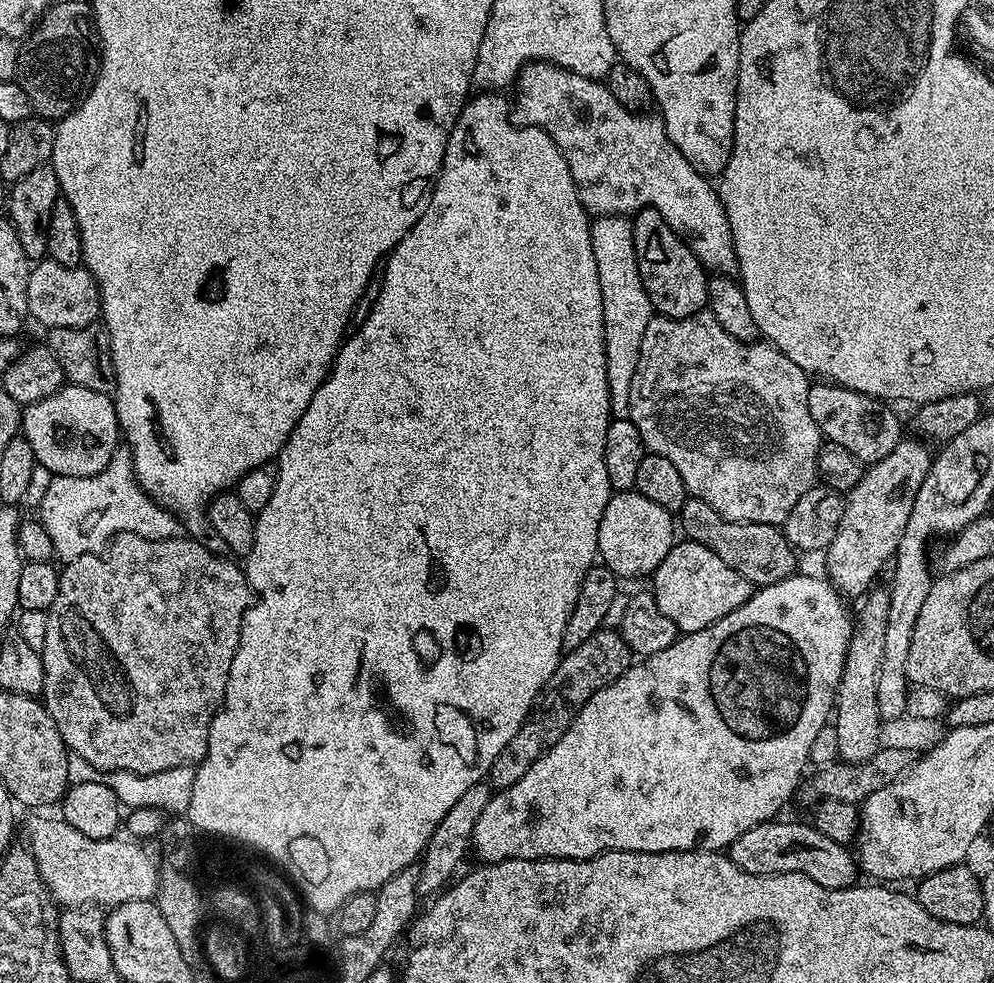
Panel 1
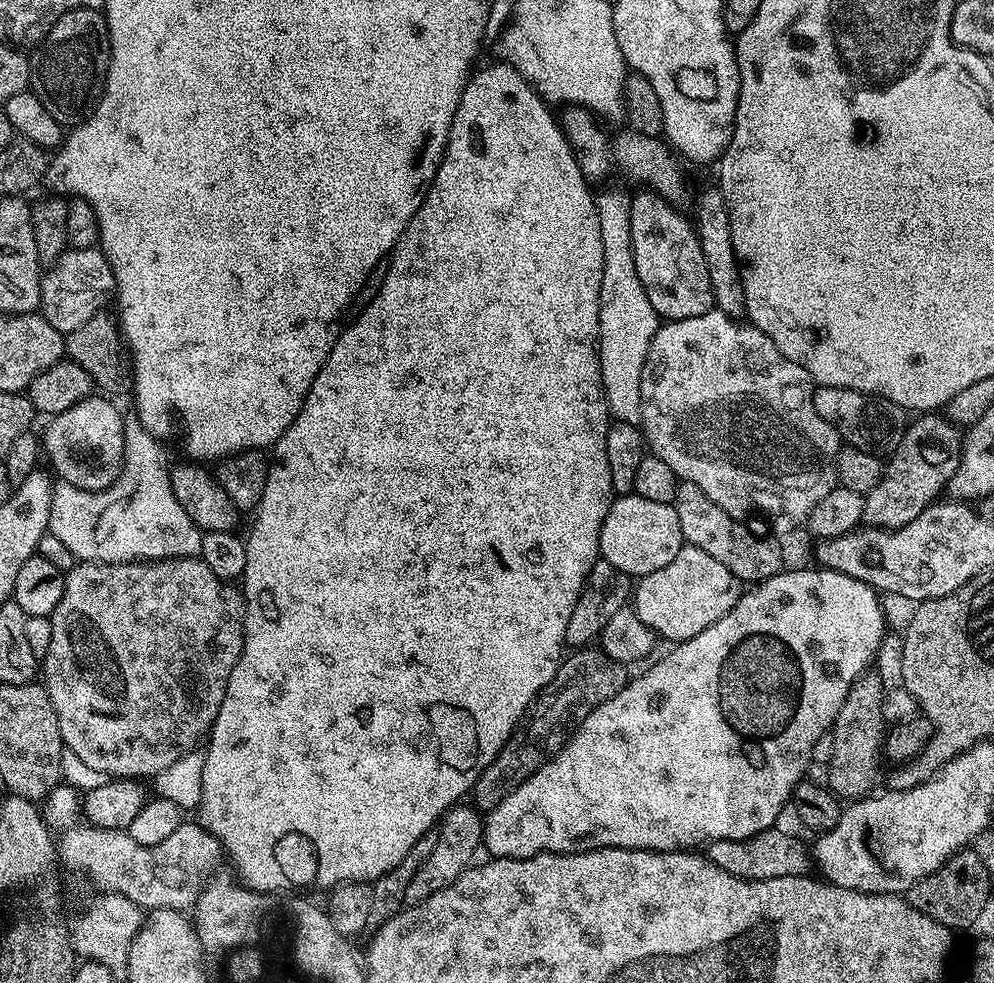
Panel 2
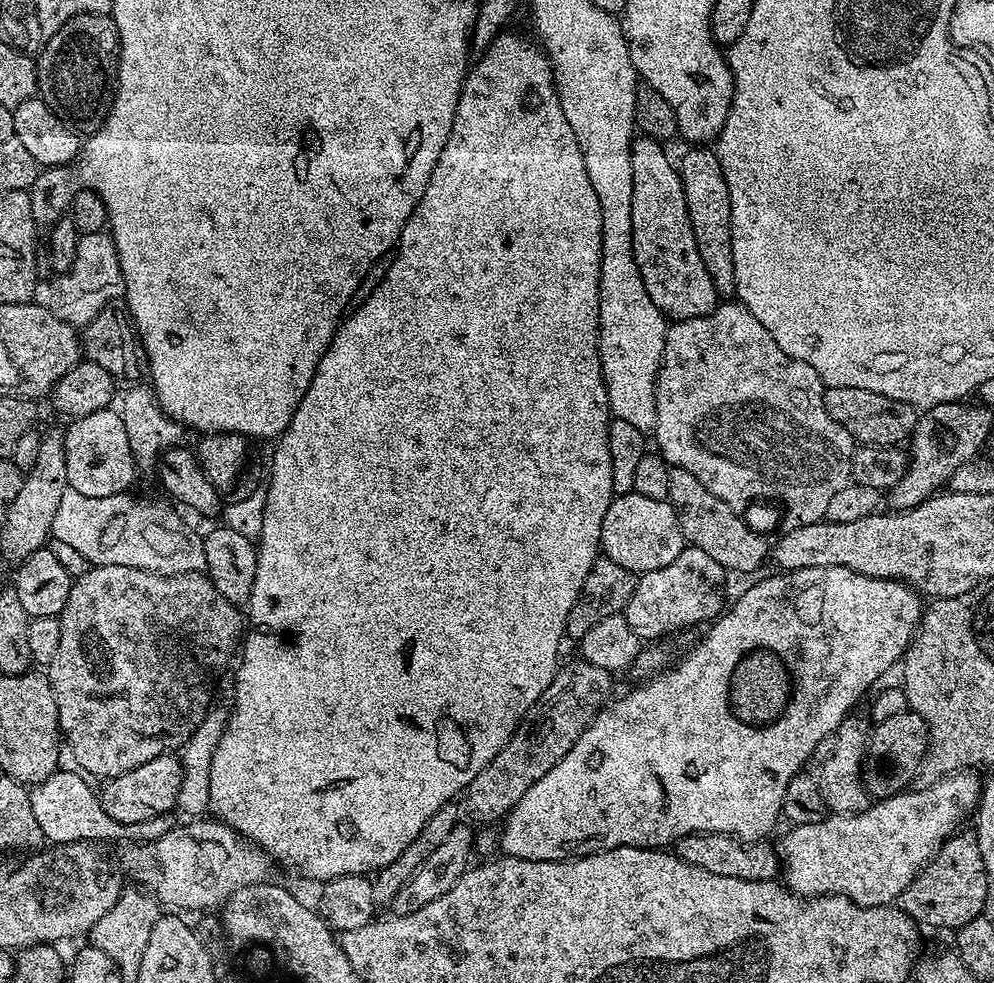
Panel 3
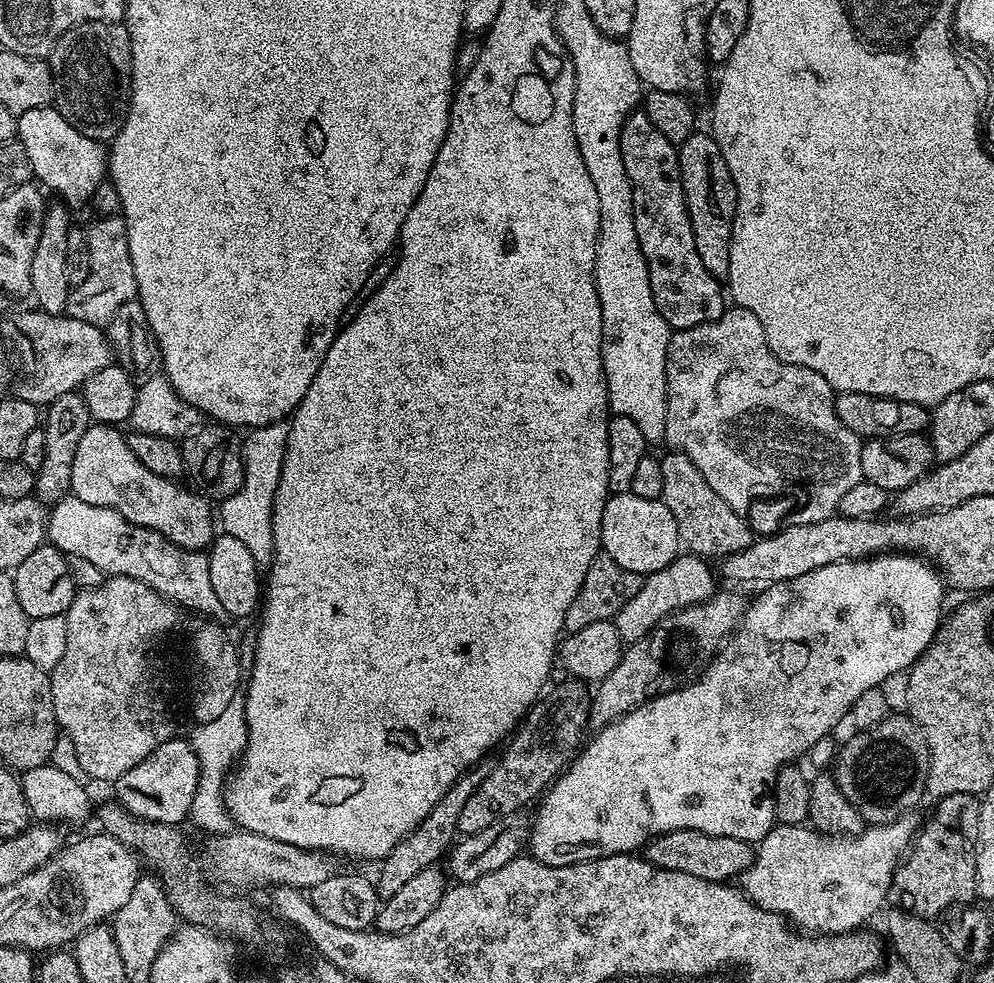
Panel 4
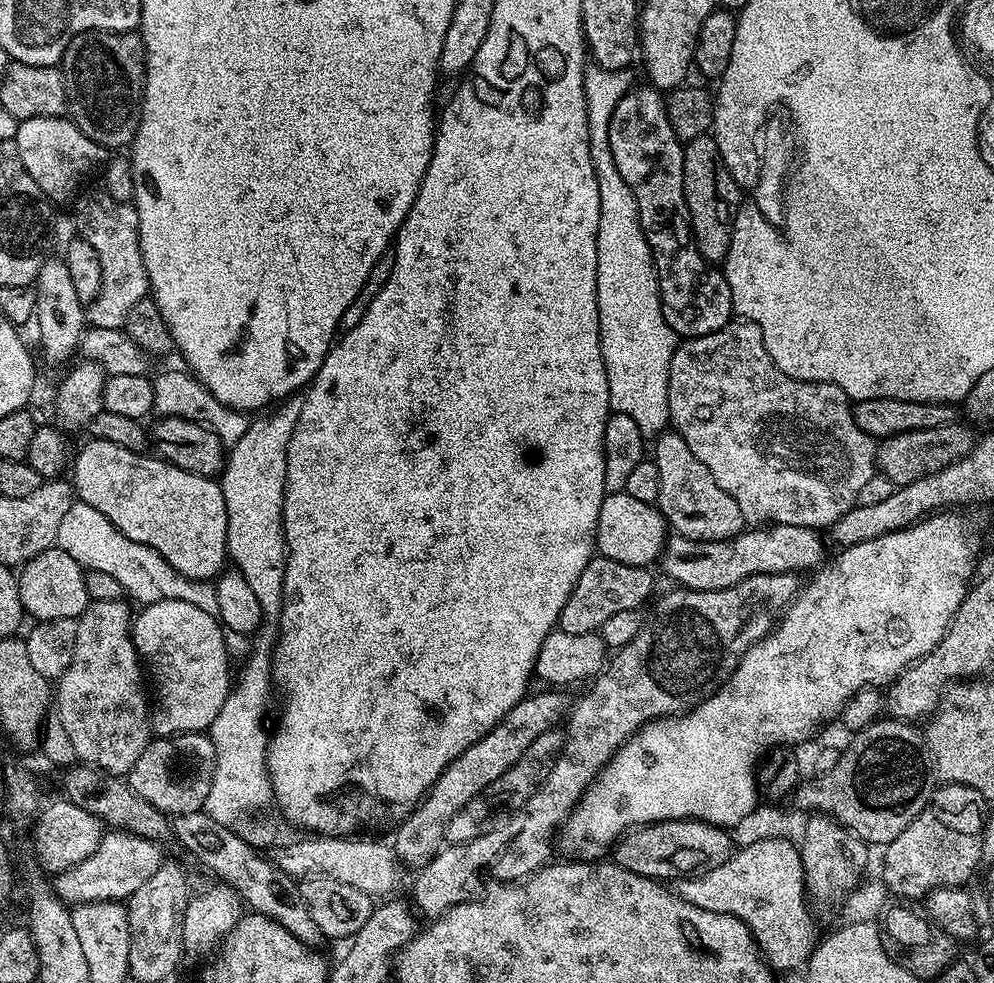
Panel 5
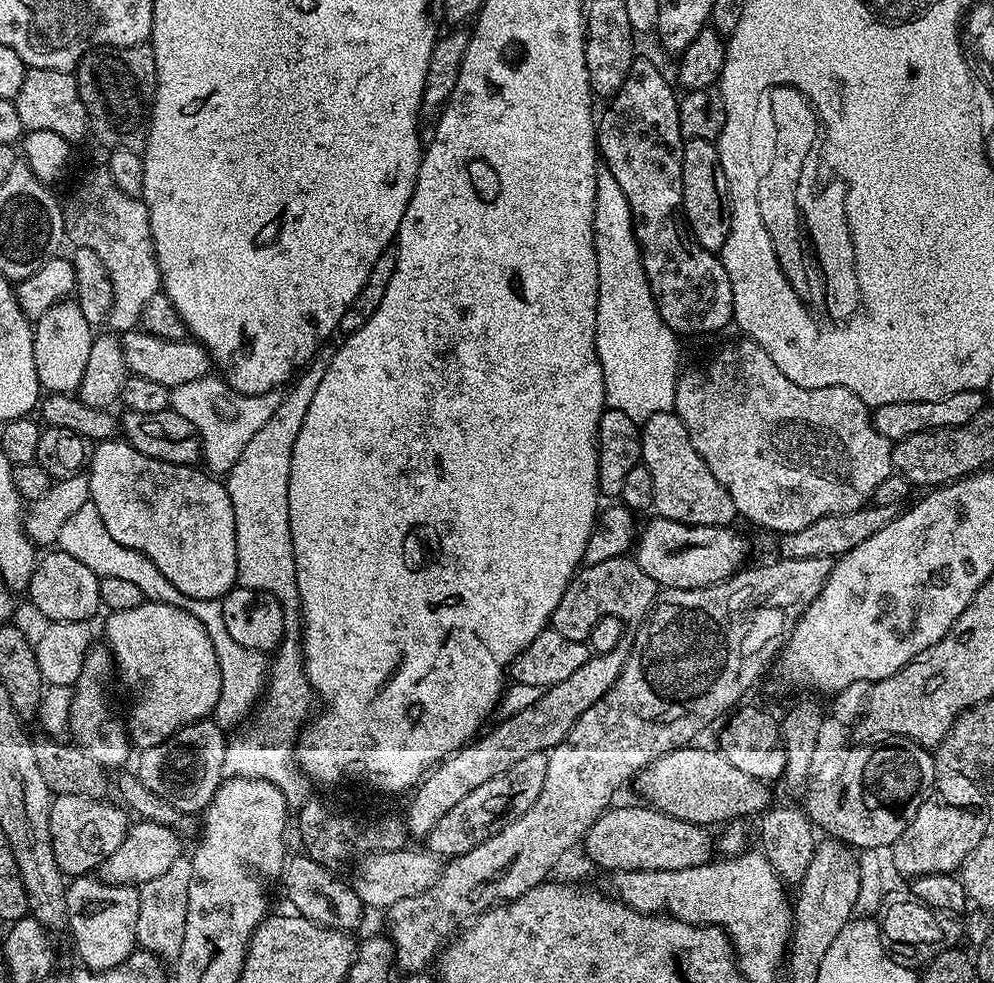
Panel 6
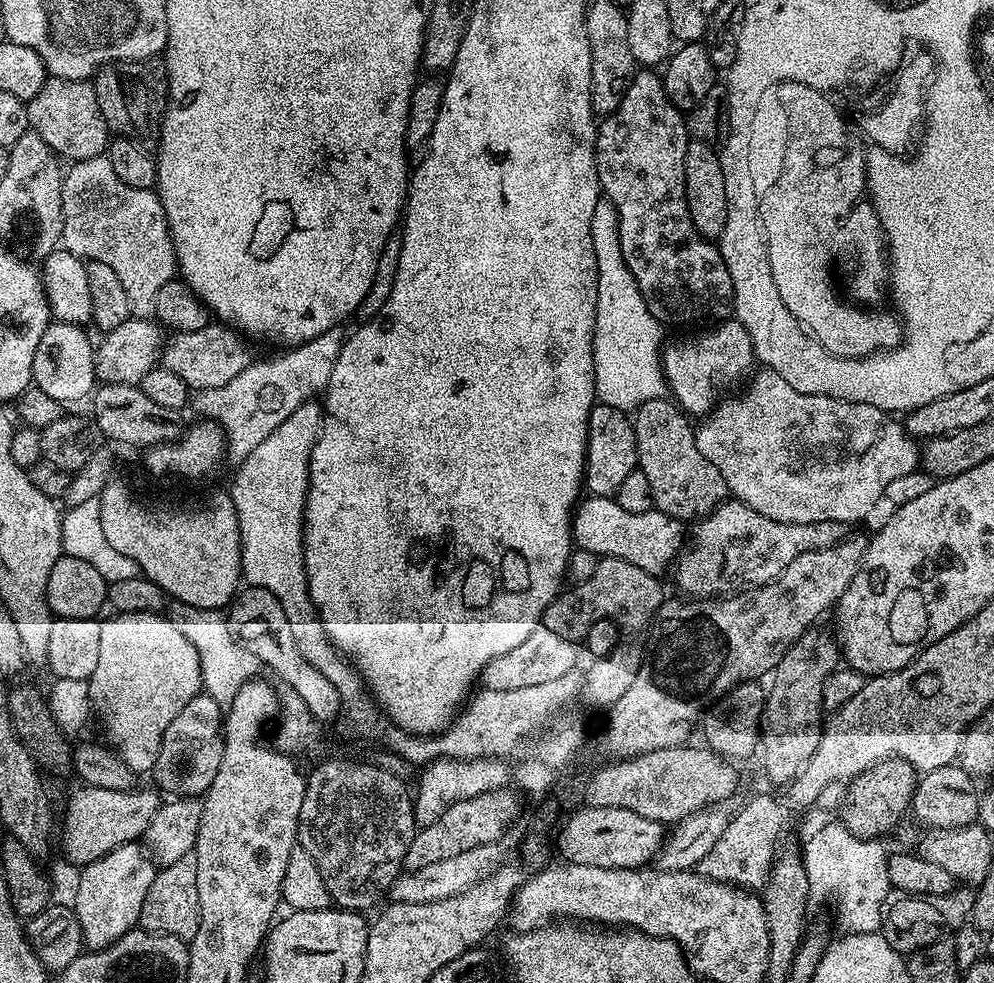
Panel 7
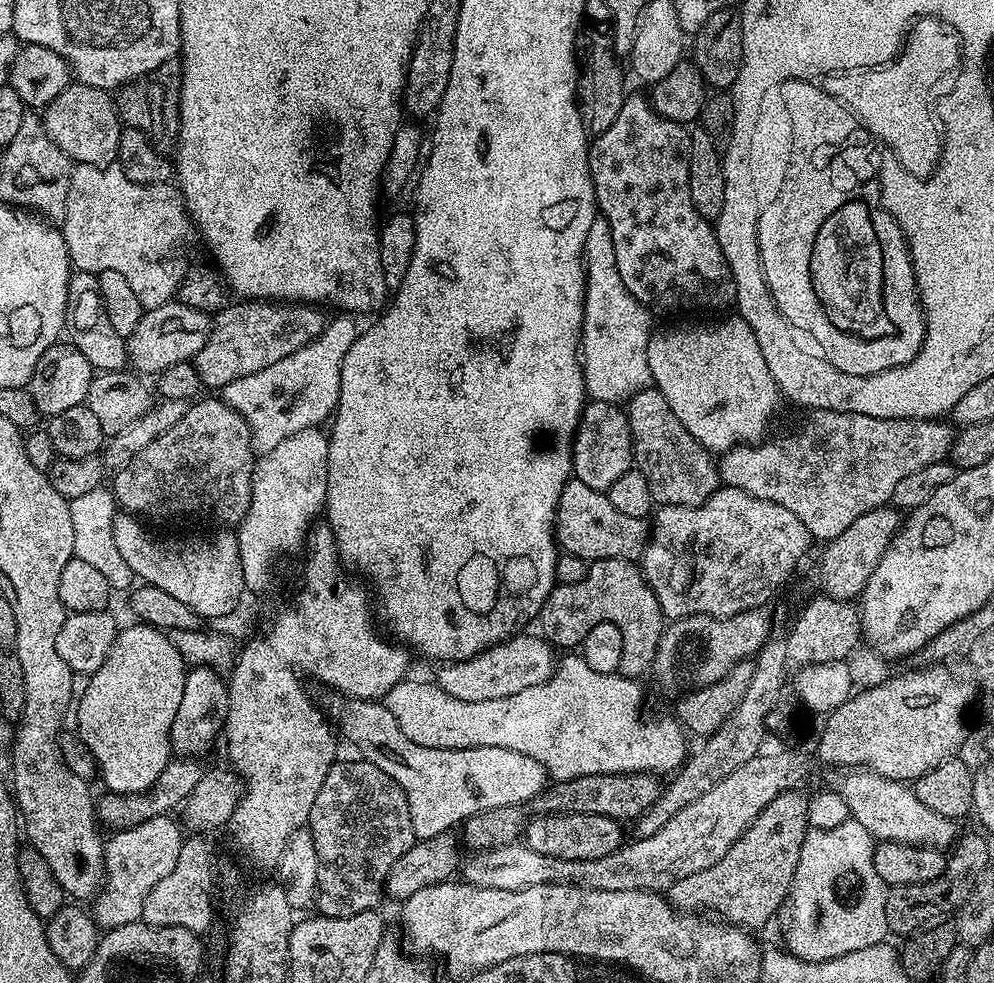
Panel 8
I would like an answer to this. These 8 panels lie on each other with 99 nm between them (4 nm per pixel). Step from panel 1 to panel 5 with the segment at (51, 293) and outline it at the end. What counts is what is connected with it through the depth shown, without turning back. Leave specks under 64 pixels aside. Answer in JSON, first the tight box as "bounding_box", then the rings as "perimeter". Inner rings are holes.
{"bounding_box":[75,190,150,329],"perimeter":[[[103,190],[86,192],[75,201],[76,212],[80,215],[79,235],[98,250],[98,259],[102,262],[102,286],[87,305],[86,320],[93,328],[123,329],[130,310],[150,292],[146,266],[142,262],[136,205],[114,202],[114,198]]]}

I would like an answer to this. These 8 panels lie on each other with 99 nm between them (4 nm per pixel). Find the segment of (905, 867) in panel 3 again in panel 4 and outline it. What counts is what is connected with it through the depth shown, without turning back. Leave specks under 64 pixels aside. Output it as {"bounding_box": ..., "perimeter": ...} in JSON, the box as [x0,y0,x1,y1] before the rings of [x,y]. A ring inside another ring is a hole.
{"bounding_box":[738,814,918,934],"perimeter":[[[905,814],[897,820],[890,821],[888,824],[874,824],[865,827],[863,832],[856,835],[825,834],[823,832],[817,832],[815,827],[801,826],[798,824],[780,824],[779,826],[773,826],[766,833],[763,840],[759,841],[758,847],[755,849],[752,857],[752,865],[738,877],[739,887],[742,889],[744,895],[751,898],[760,908],[765,908],[771,912],[776,912],[779,916],[787,917],[797,929],[803,930],[805,933],[839,934],[841,932],[850,932],[859,929],[861,926],[867,925],[864,923],[883,906],[884,899],[889,899],[892,891],[892,875],[896,873],[898,865],[903,861],[909,849],[911,849],[914,843],[914,837],[918,831],[918,820],[916,824],[914,817],[915,815]]]}

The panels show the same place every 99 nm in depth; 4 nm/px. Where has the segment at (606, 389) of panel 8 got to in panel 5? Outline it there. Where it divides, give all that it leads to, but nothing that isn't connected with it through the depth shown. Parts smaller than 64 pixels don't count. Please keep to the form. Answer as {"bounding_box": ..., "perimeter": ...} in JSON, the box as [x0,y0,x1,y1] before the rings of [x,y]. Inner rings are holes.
{"bounding_box":[584,66,678,438],"perimeter":[[[595,66],[585,67],[584,70],[588,145],[590,146],[590,158],[594,162],[594,170],[598,178],[598,202],[600,203],[598,234],[596,235],[596,249],[598,250],[596,301],[598,302],[598,326],[600,327],[600,353],[602,362],[606,366],[606,382],[610,386],[611,411],[627,414],[645,437],[655,438],[670,424],[668,379],[670,378],[670,358],[674,358],[678,340],[662,314],[660,283],[656,277],[652,251],[646,242],[638,218],[638,202],[634,198],[634,190],[630,190],[630,186],[626,186],[626,178],[622,178],[622,174],[618,174],[618,166],[614,166],[614,154],[610,154],[608,123],[614,114],[614,106],[618,106],[620,99],[634,86],[634,80],[630,73],[631,71],[628,70],[611,72]]]}

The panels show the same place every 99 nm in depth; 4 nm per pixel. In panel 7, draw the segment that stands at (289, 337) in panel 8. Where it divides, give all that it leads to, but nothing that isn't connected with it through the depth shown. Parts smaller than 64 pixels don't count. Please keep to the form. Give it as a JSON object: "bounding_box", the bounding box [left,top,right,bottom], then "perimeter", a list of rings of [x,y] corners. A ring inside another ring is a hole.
{"bounding_box":[162,322,254,390],"perimeter":[[[209,322],[206,326],[202,326],[202,330],[173,335],[162,349],[162,364],[163,367],[174,370],[174,374],[178,374],[178,378],[182,378],[182,382],[186,382],[186,386],[190,390],[226,386],[226,382],[233,381],[254,362],[254,356],[248,349],[247,343],[249,344],[249,341],[235,328],[223,322]]]}

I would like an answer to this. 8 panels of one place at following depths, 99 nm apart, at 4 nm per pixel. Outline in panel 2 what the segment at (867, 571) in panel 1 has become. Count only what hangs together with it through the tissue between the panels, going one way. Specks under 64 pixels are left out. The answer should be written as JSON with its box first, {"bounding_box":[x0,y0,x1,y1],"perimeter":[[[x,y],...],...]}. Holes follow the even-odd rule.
{"bounding_box":[864,414,961,530],"perimeter":[[[920,414],[915,419],[909,423],[902,442],[887,457],[879,482],[864,496],[865,525],[891,530],[914,522],[939,497],[936,495],[947,489],[954,470],[958,470],[961,429],[940,414]]]}

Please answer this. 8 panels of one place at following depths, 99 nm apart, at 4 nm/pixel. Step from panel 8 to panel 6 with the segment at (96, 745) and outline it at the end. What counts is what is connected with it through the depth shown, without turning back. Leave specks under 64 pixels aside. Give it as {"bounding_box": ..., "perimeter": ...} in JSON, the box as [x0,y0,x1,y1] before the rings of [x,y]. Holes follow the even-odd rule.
{"bounding_box":[107,602,222,749],"perimeter":[[[145,602],[134,606],[134,610],[113,612],[107,618],[107,647],[118,669],[119,679],[121,676],[132,691],[132,713],[126,716],[126,727],[131,743],[137,749],[158,746],[162,741],[170,740],[180,728],[213,715],[222,690],[222,678],[212,640],[197,617],[185,608]]]}

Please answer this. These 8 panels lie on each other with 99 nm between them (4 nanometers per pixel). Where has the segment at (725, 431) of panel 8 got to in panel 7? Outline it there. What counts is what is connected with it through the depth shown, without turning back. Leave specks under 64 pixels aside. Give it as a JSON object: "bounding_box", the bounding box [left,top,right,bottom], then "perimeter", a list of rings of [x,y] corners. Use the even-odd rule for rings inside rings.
{"bounding_box":[660,318,754,418],"perimeter":[[[729,318],[705,328],[708,328],[705,332],[672,340],[669,344],[667,341],[660,354],[671,399],[692,418],[707,416],[721,397],[732,390],[727,388],[736,383],[739,385],[754,368],[752,336],[746,334],[746,326],[742,326],[739,320]]]}

